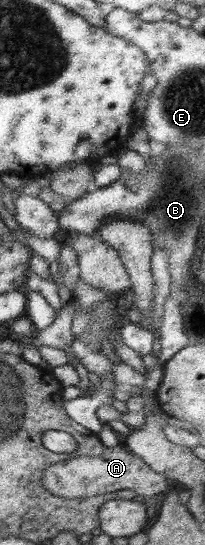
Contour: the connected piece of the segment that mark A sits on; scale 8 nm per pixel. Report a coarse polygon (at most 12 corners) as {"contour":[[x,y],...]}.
{"contour":[[122,440],[43,471],[69,499],[129,489],[147,500],[176,484]]}

